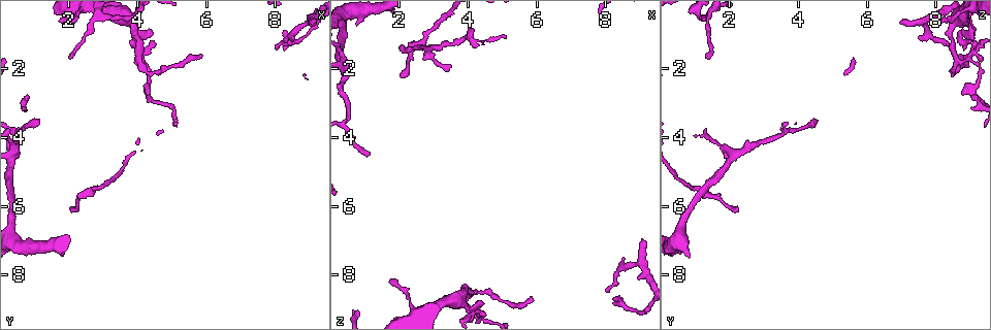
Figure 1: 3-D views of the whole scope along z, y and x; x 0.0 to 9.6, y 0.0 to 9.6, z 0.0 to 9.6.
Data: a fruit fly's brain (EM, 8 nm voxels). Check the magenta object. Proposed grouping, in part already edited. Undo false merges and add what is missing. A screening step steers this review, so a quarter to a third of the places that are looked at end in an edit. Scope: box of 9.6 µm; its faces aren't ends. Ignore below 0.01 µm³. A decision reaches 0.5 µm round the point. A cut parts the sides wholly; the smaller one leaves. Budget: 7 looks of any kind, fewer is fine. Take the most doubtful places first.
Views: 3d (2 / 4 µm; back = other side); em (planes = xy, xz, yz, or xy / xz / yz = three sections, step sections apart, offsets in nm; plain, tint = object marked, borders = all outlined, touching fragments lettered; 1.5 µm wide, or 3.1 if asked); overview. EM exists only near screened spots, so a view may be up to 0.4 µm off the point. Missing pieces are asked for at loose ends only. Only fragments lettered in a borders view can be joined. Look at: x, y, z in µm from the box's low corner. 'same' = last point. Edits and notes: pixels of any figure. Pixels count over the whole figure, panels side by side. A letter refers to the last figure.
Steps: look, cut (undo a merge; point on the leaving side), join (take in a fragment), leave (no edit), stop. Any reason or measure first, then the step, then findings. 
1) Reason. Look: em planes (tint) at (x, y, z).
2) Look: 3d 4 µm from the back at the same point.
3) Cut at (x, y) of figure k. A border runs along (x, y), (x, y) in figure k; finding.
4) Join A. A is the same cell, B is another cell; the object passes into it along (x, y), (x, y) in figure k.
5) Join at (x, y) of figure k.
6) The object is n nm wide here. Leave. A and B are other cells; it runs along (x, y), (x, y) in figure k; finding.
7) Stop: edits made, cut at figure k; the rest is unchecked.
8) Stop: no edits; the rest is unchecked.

An open end. Look: em planes (borders) at (9.15, 0.55, 7.00).

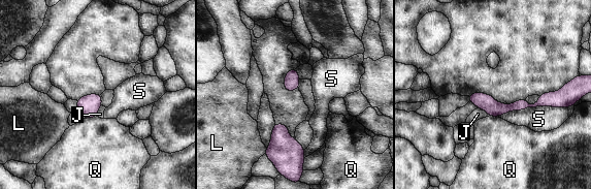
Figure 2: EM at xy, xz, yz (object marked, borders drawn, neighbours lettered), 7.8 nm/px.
Leave. J, L, Q and S are other cells; a border runs along (477, 107), (483, 108), (488, 116) in figure 2; no lettered fragment goes on from it.

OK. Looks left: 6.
Thin end. Look: em yz step 8 (tint) at (5.90, 1.55, 8.65).

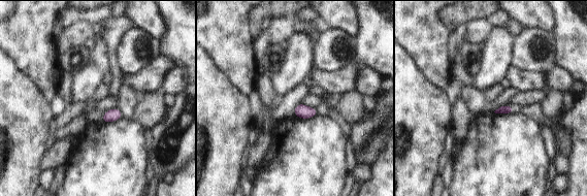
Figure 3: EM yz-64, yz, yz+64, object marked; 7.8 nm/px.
Look: em planes (borders) at the same point.

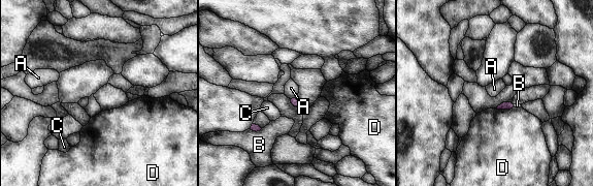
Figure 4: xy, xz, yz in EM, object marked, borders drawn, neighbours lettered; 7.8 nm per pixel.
Leave. A, B, C and D are other cells; a border runs along (296, 95), (292, 95), (289, 98) in figure 4; none of them fits.

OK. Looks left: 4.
Free end. Look: em yz step 8 (tint) at (8.10, 1.35, 8.50).

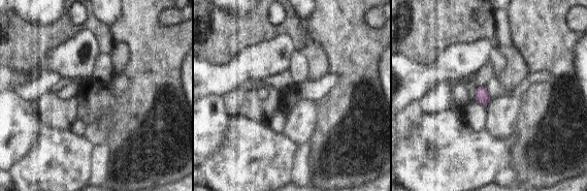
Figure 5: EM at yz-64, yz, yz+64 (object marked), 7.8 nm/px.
Another direction. Look: em planes (borders) at the same point.

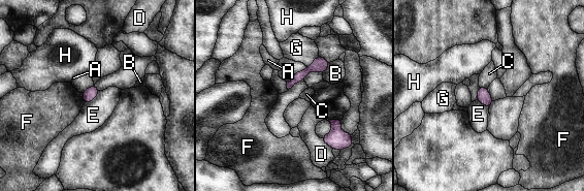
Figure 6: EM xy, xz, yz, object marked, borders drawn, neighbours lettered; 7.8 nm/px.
Leave. A, B, C, D, E, F, G and H are other cells; it runs along (326, 63), (309, 68), (289, 85) in figure 6; none of them fits.

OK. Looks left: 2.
Stop: no edits; the rest is unchecked.

